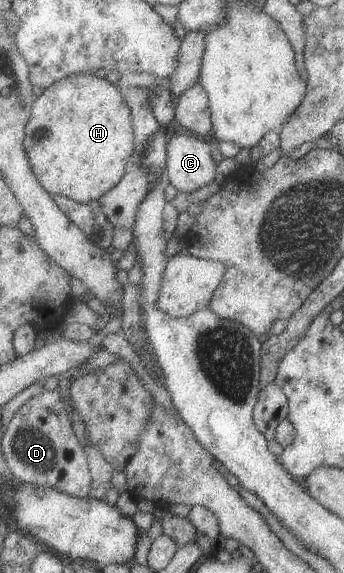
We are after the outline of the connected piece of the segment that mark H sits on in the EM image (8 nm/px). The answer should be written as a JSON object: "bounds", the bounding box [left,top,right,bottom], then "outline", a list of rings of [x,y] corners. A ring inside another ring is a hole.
{"bounds":[24,71,135,203],"outline":[[[81,71],[58,80],[34,102],[24,144],[47,192],[80,203],[99,200],[121,182],[135,152],[134,116],[125,92],[94,72]]]}

